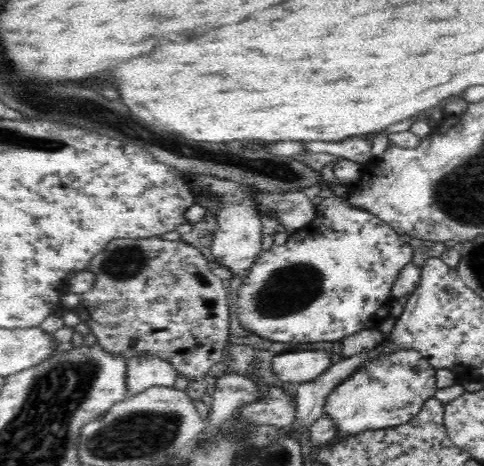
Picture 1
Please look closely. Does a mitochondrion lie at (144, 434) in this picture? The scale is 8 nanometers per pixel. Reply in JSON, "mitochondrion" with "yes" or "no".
{"mitochondrion":"yes"}

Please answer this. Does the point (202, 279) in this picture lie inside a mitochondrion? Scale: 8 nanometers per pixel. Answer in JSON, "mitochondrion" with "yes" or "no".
{"mitochondrion":"no"}

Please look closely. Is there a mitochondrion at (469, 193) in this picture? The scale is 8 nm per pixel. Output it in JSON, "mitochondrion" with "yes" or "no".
{"mitochondrion":"yes"}

